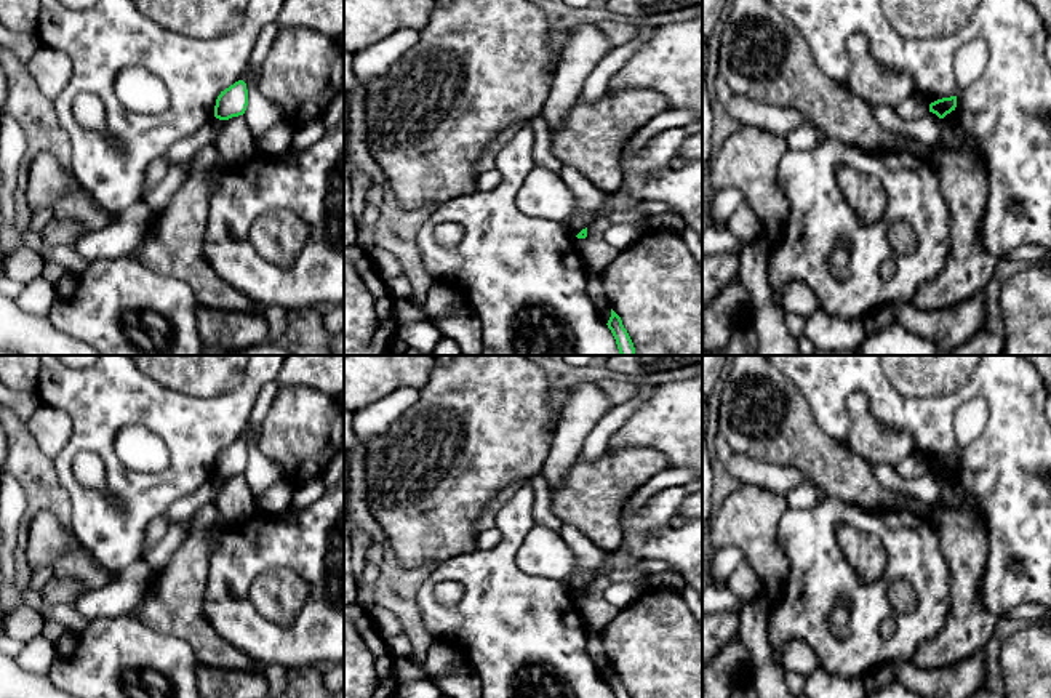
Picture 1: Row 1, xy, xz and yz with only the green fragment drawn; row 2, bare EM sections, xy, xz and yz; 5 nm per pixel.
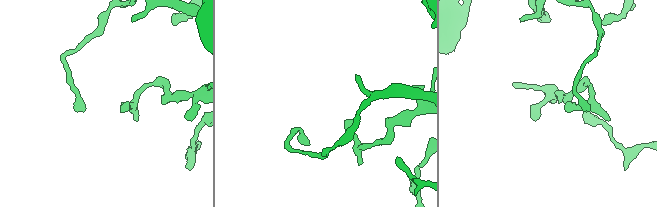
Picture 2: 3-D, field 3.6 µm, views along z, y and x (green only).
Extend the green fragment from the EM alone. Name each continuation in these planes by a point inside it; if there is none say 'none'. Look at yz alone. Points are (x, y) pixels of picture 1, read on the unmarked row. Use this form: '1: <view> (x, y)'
none

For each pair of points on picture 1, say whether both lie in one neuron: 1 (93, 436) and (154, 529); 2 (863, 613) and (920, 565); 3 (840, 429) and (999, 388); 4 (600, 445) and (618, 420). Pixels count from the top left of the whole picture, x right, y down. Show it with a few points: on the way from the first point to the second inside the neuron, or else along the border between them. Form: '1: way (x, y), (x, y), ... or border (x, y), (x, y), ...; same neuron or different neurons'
1: border (160, 514), (147, 527), (143, 553); different neurons
2: way (888, 617), (904, 626), (923, 607), (923, 591); same neuron
3: way (855, 385), (872, 385), (895, 407), (951, 402); same neuron
4: way (600, 439), (611, 425); same neuron

